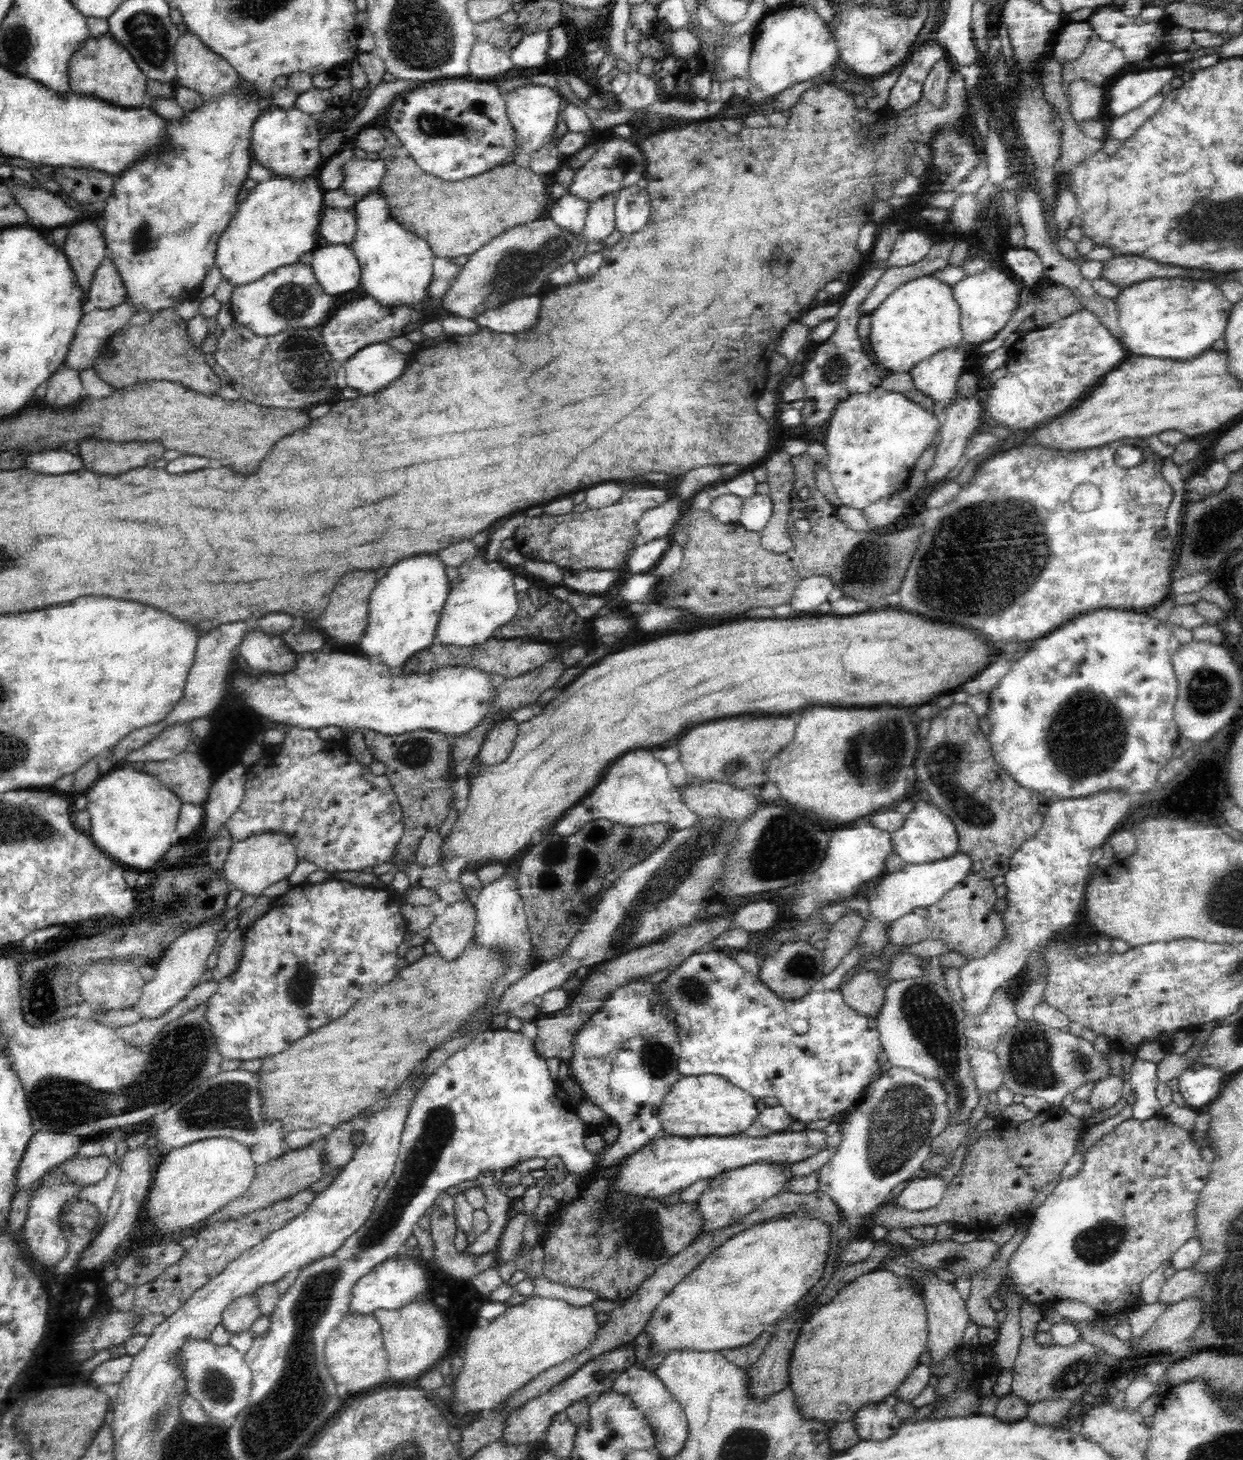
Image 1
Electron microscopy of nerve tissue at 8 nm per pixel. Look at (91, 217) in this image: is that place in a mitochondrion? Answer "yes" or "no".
no

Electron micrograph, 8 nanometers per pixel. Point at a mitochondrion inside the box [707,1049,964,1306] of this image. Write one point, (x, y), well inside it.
(899, 1124)

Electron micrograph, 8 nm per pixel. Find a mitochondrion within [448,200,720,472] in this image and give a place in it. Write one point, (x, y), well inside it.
(518, 267)

